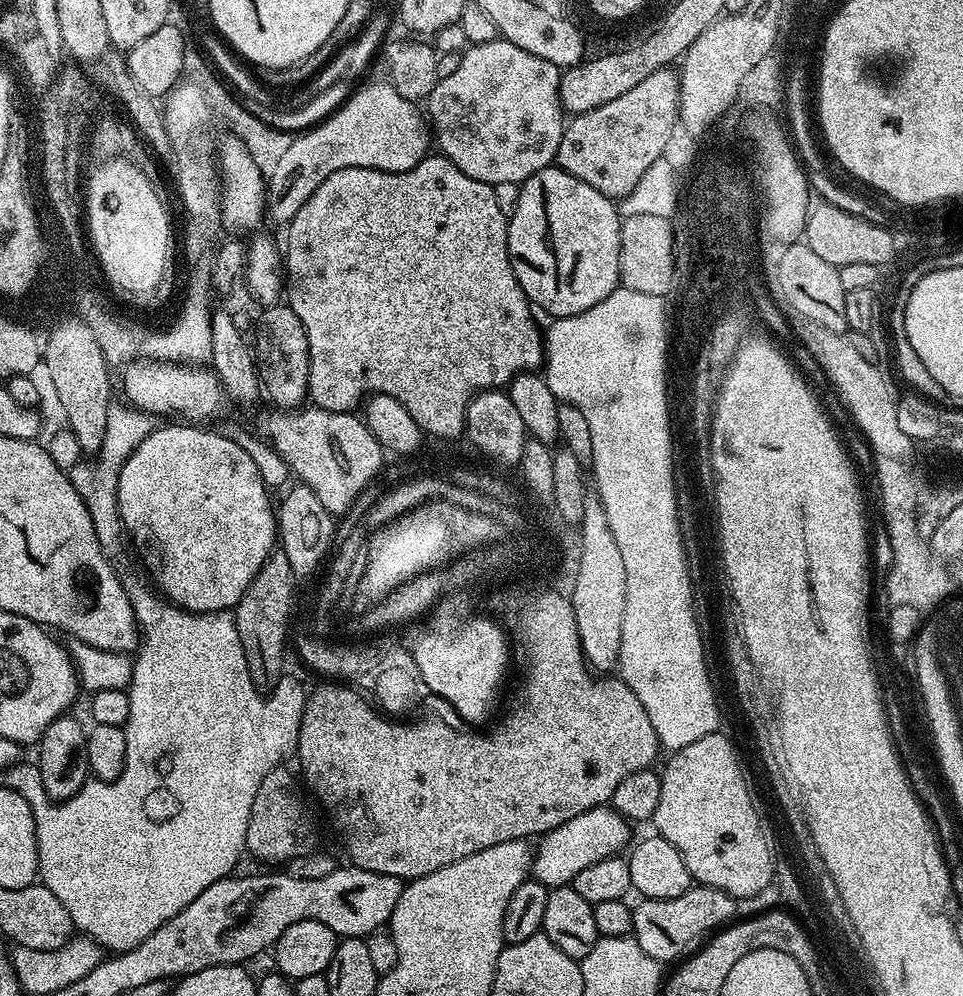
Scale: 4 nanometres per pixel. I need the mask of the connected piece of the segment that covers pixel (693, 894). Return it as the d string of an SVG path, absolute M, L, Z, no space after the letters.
M693 886L678 894L678 898L641 899L639 903L632 909L631 935L635 936L638 946L642 946L646 954L650 954L650 958L667 962L687 957L705 937L727 925L737 915L735 912L738 900L717 888Z

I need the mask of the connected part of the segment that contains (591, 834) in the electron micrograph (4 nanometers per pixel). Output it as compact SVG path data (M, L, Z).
M611 806L586 810L539 837L537 844L540 845L535 845L532 857L531 875L550 890L571 885L574 877L586 870L586 866L594 866L594 862L602 858L617 855L628 840L628 828L629 821Z

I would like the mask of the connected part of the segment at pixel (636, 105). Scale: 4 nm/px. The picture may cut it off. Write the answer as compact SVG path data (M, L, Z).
M669 66L654 70L650 78L642 78L622 98L614 98L614 102L606 102L589 112L575 113L565 123L555 163L562 171L586 182L586 186L594 186L603 196L619 202L632 193L642 174L662 159L674 107L680 107L677 69Z

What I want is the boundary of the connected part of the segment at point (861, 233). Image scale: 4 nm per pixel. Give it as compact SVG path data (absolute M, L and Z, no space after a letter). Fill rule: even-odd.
M825 202L818 203L808 213L808 221L804 223L802 233L803 243L814 250L826 262L830 262L835 268L853 265L856 262L876 264L884 262L886 265L893 263L892 256L897 255L897 248L892 245L893 229L883 228L880 224L875 224L872 218L863 216L855 218L844 216L841 212L836 212Z

